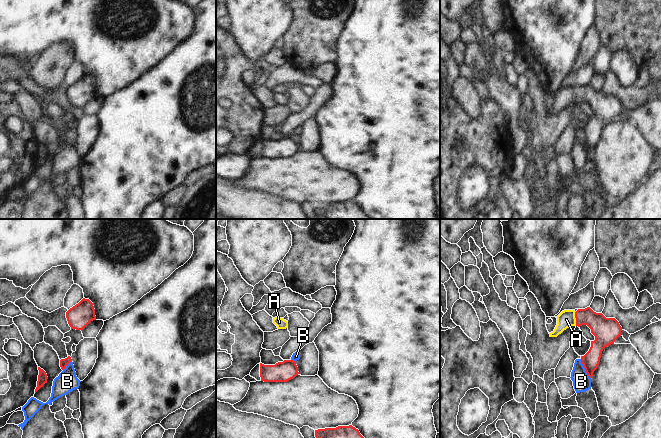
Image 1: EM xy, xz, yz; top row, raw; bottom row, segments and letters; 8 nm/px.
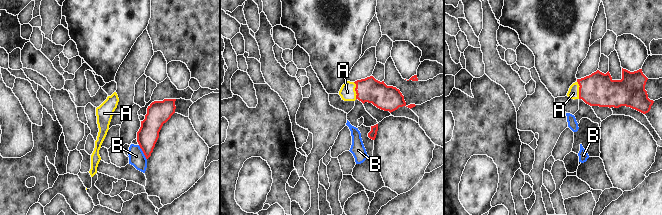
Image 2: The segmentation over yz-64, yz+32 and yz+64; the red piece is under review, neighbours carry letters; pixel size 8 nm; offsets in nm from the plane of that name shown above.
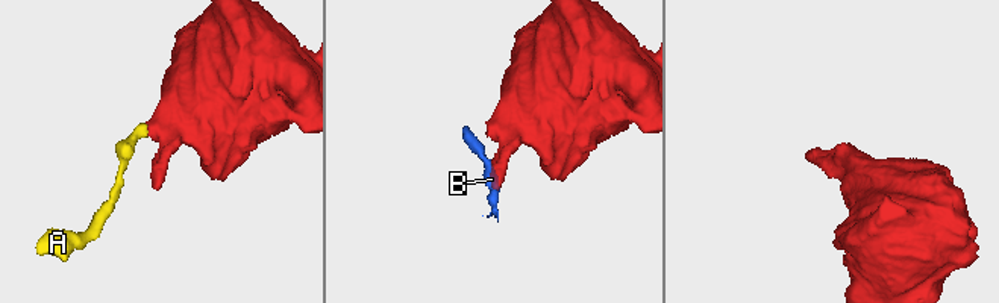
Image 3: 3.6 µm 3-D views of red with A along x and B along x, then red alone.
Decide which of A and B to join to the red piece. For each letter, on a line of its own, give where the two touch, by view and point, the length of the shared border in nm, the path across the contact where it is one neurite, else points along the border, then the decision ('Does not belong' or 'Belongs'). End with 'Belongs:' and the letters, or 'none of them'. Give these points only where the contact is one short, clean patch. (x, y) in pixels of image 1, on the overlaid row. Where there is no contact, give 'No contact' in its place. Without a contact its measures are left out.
A: Touches red at yz (576, 319). Shared border 110 nm. Path across: yz (605, 330), (592, 319), (576, 319), (566, 319). Belongs
B: Touches red at yz (585, 369). Shared border 180 nm. Boundary: yz (580, 359), (586, 374), (590, 378). Does not belong
Belongs: A

